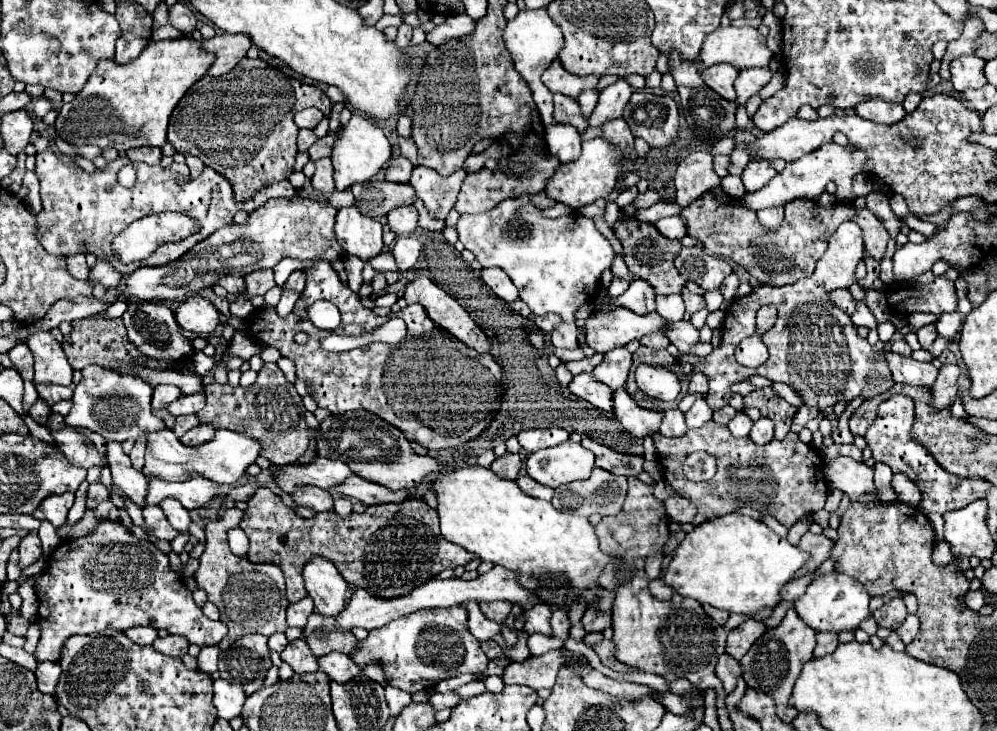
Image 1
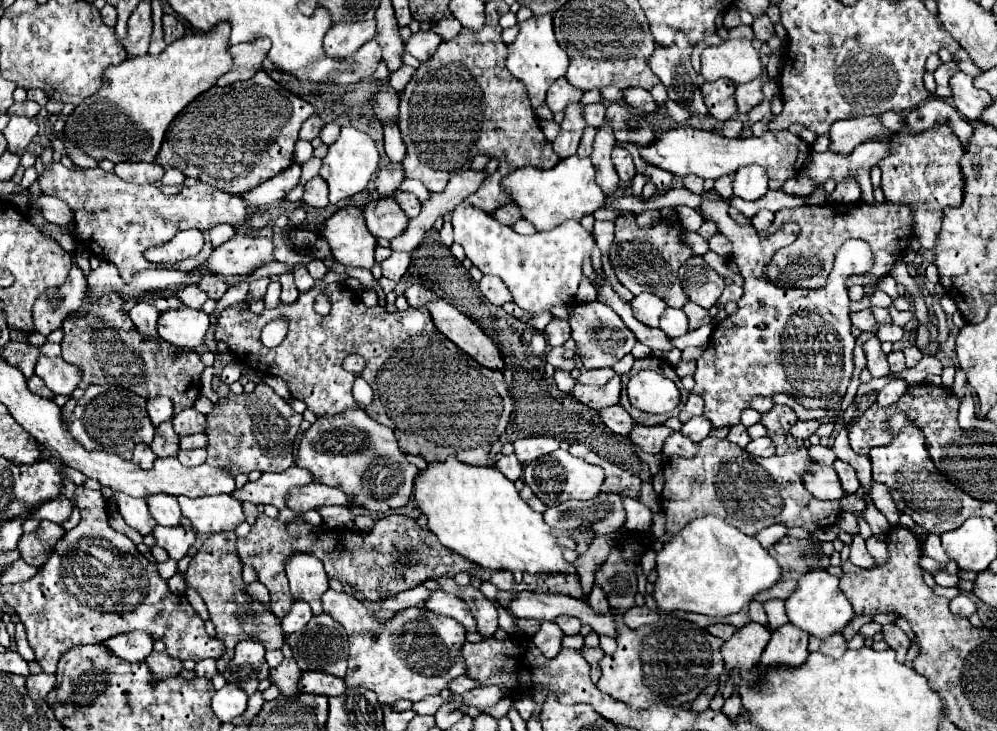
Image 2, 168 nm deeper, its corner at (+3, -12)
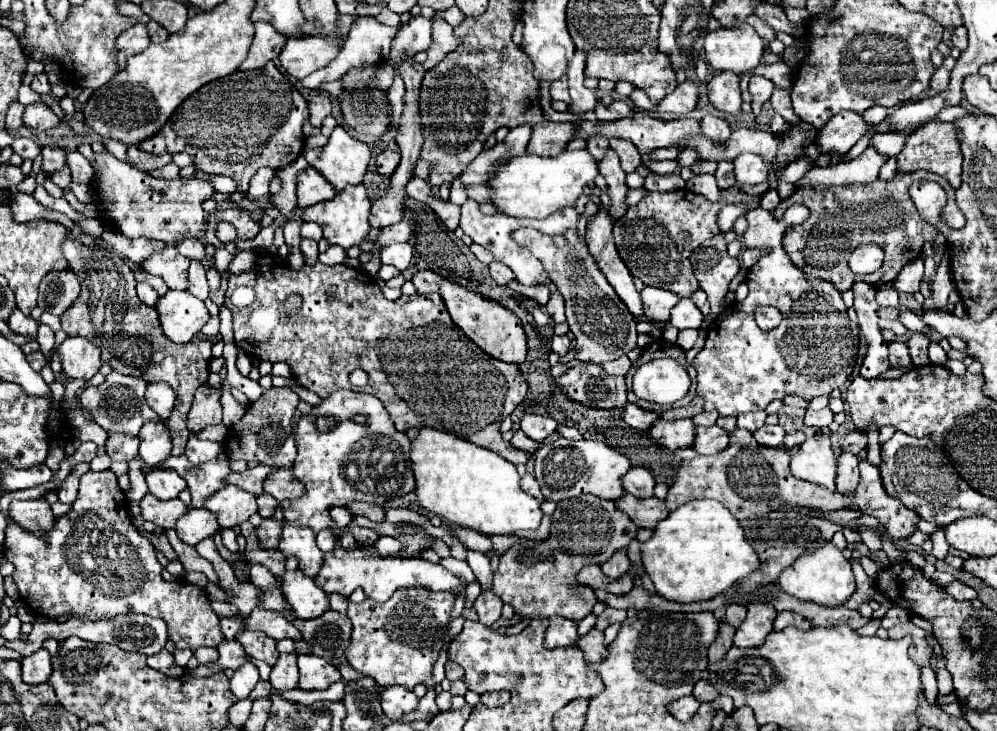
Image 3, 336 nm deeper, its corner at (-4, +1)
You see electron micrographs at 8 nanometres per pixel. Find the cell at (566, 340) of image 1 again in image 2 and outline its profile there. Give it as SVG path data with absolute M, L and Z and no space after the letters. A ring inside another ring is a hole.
M553 318L547 328L545 328L545 338L547 338L547 344L551 348L555 346L563 346L569 338L571 338L571 328L569 328L569 322L567 320L561 320L561 318Z

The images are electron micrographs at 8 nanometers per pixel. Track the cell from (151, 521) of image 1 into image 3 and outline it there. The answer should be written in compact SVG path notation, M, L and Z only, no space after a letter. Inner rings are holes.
M190 509L176 523L178 537L188 545L196 545L206 537L214 537L218 533L218 529L220 529L220 525L216 521L216 515L206 509Z

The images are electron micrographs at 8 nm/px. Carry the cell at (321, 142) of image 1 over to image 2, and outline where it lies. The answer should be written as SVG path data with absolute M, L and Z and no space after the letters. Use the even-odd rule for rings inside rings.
M311 158L311 160L307 160L301 168L303 168L303 174L301 174L301 184L305 184L307 180L311 180L313 176L317 176L319 174L319 168L321 168L321 158Z

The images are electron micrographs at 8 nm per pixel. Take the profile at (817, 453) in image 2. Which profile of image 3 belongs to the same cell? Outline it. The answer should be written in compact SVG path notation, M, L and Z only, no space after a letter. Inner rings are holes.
M856 429L856 431L852 431L852 433L846 435L846 441L844 441L844 447L842 449L858 455L864 447L866 447L866 433L862 433L862 431Z

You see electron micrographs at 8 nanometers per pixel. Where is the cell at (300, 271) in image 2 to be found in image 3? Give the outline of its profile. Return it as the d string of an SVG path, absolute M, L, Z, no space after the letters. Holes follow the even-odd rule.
M302 239L300 241L300 249L306 255L306 263L316 263L318 259L318 243L312 239Z

